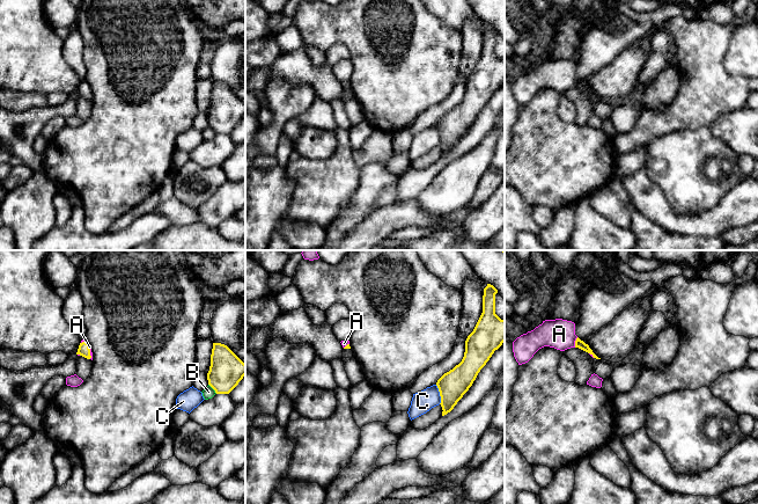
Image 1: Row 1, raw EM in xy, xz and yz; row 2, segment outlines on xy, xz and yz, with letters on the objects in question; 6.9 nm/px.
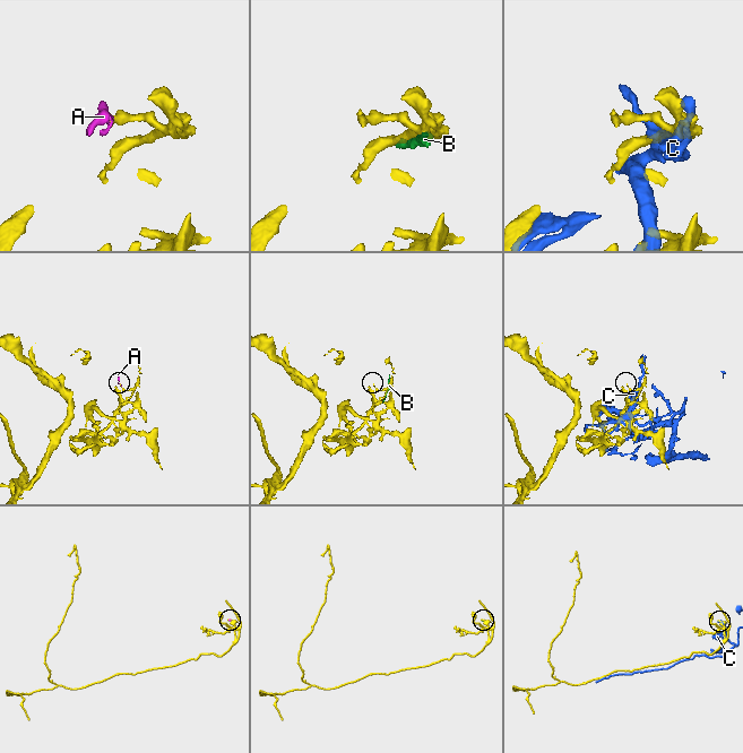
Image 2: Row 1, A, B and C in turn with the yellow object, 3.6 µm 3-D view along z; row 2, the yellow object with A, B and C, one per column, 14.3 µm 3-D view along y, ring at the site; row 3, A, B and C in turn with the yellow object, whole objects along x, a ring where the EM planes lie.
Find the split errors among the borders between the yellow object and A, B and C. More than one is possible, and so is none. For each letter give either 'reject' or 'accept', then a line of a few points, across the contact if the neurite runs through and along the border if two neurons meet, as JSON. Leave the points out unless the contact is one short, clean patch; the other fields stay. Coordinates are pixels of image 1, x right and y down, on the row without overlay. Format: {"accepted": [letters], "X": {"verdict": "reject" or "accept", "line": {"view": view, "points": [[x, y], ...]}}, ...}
{"accepted": ["A"], "A": {"verdict": "accept", "line": {"view": "yz", "points": [[579, 84], [575, 82], [559, 74]]}}, "B": {"verdict": "reject"}, "C": {"verdict": "reject"}}

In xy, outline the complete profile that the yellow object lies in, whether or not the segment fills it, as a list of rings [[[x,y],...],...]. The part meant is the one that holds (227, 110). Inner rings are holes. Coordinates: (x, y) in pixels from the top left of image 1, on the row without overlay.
[[[213,83],[208,125],[216,134],[229,134],[245,116],[245,104],[225,85]]]

